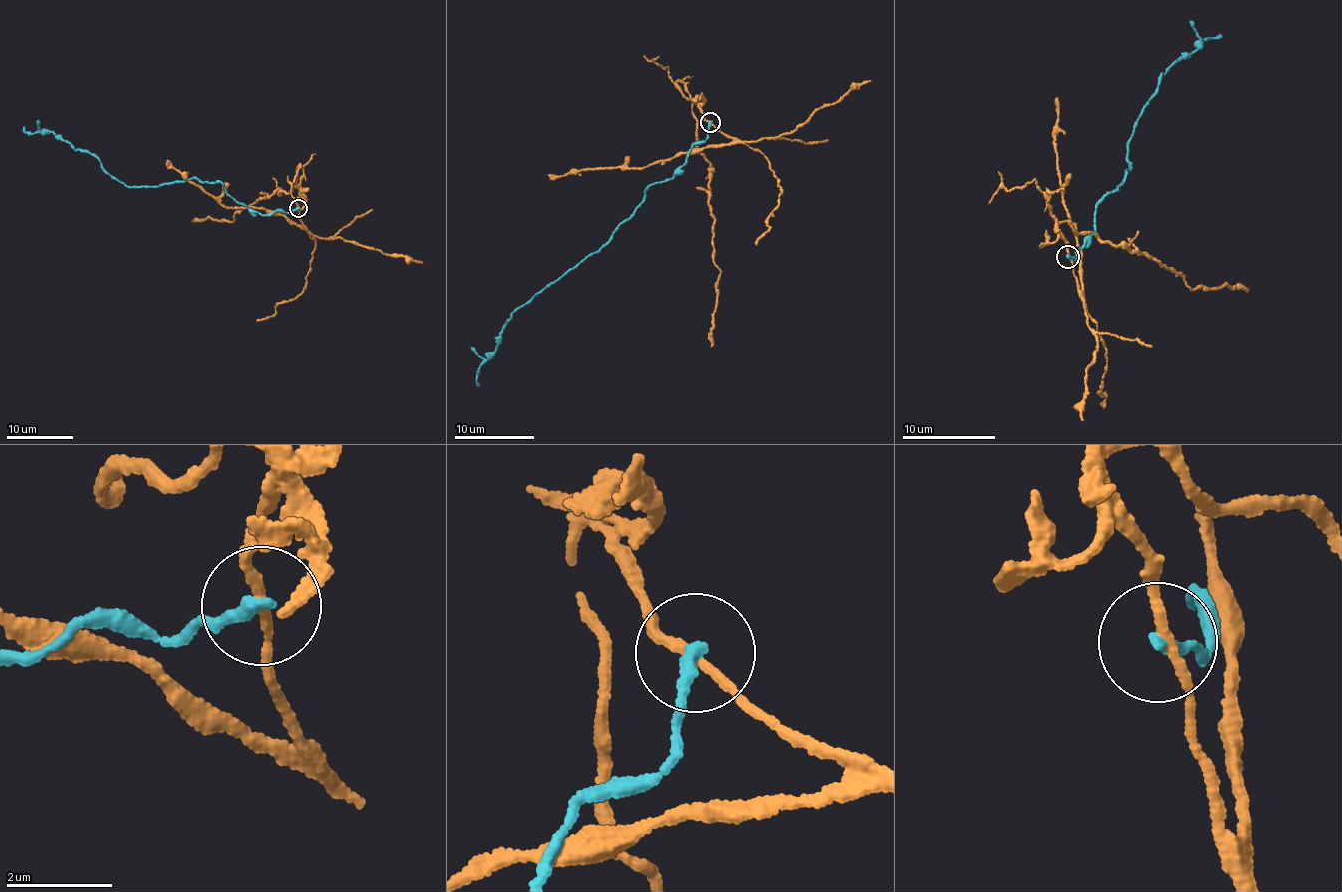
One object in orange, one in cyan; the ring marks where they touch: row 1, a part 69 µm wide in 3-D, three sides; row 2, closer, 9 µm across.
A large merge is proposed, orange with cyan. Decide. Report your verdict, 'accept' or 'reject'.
reject

